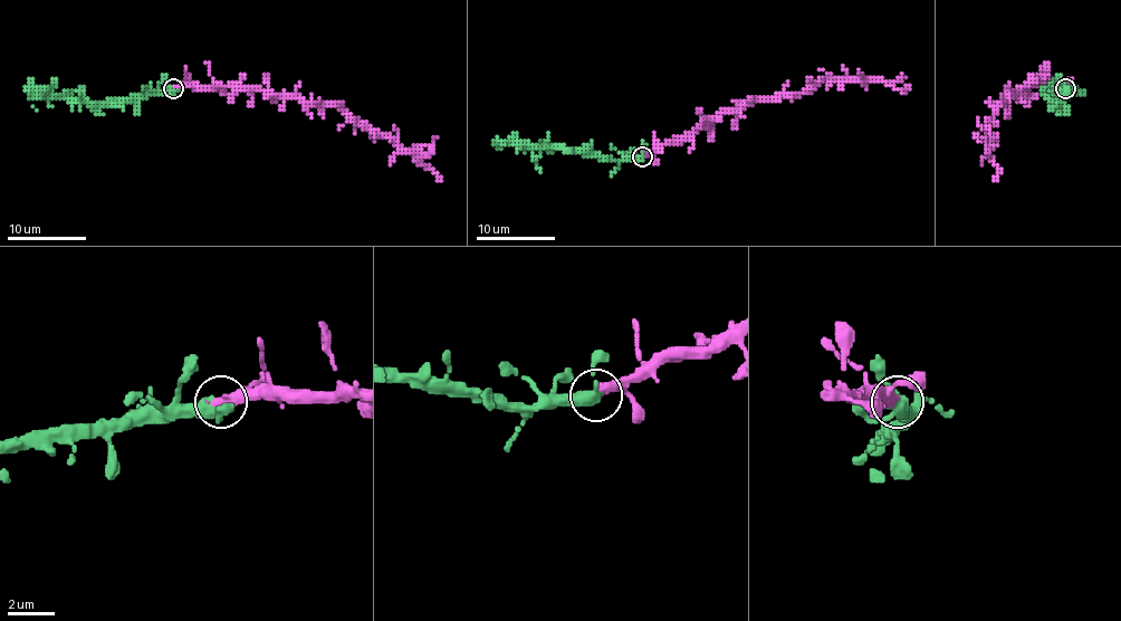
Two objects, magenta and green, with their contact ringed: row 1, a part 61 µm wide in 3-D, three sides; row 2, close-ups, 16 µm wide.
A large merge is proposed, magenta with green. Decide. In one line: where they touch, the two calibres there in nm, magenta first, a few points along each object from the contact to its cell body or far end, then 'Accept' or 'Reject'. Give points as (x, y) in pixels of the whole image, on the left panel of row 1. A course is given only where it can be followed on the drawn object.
Place: (173, 88). Thickness 460 nm (magenta) against 400 nm. Course of magenta: (173, 89), (251, 87), (318, 105), (339, 105), (414, 156), (440, 180). Course of green: (173, 89), (142, 93), (109, 103), (85, 103), (37, 95), (26, 87), (29, 77). Accept

